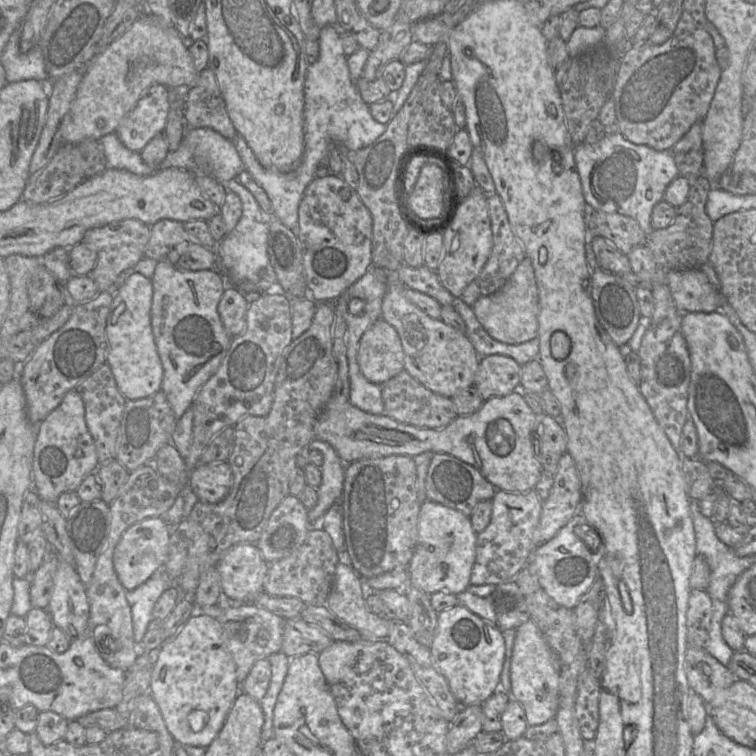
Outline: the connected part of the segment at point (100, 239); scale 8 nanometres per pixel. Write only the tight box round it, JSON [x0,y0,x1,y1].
[82,219,150,291]

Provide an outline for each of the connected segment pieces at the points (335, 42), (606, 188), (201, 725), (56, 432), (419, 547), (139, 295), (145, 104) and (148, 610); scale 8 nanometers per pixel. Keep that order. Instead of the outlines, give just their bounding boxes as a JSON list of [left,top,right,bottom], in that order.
[[232,25,387,234],[573,132,680,235],[150,611,240,748],[32,389,99,502],[408,501,476,596],[105,273,163,400],[115,85,169,152],[125,566,174,641]]

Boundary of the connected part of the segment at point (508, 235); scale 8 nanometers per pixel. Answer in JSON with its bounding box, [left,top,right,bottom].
[460,193,526,307]

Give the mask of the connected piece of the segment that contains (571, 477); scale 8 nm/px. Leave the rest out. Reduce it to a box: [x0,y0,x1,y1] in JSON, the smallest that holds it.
[533,452,581,547]

